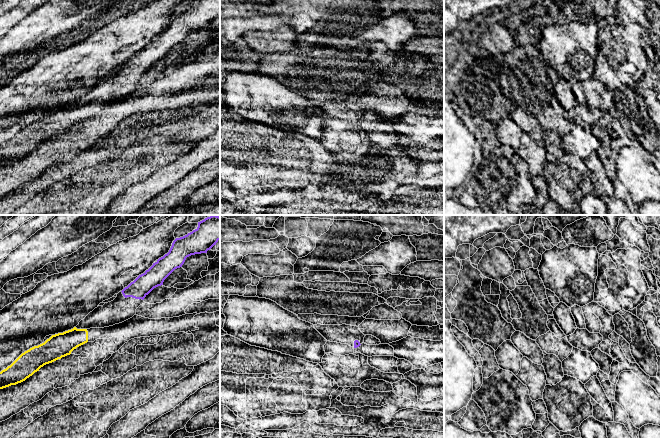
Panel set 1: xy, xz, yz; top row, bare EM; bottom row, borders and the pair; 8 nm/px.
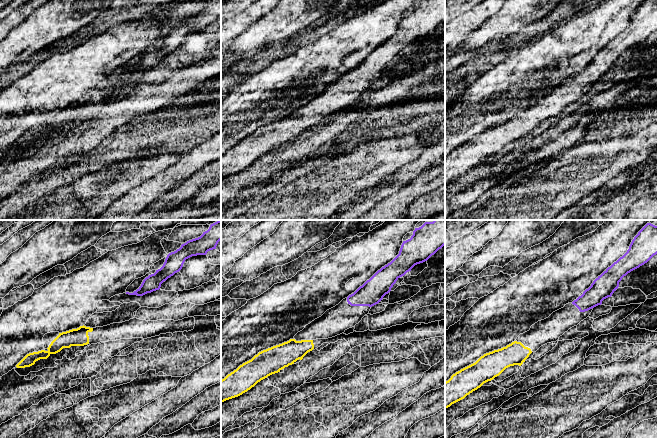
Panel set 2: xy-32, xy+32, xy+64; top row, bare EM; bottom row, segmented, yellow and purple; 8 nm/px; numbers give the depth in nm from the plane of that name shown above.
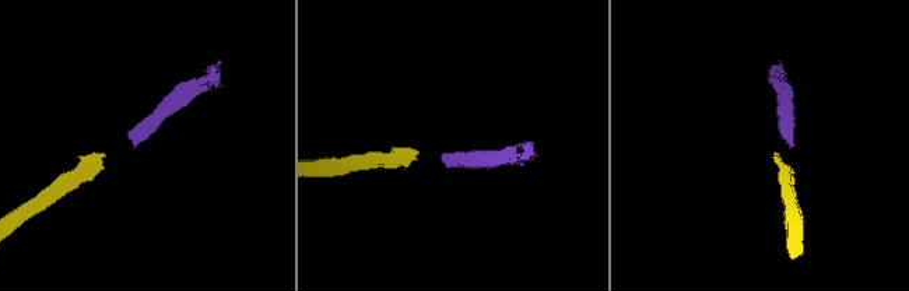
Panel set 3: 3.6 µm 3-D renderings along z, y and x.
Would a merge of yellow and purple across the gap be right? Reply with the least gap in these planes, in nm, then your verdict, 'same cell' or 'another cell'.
400 nm | same cell

